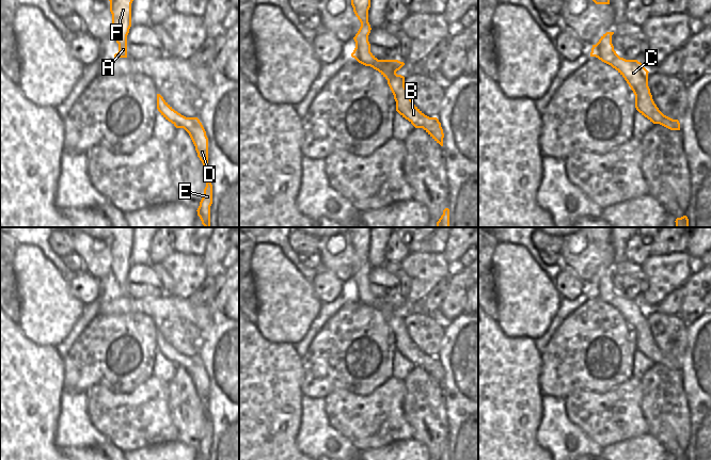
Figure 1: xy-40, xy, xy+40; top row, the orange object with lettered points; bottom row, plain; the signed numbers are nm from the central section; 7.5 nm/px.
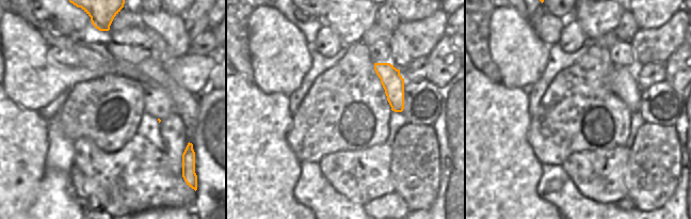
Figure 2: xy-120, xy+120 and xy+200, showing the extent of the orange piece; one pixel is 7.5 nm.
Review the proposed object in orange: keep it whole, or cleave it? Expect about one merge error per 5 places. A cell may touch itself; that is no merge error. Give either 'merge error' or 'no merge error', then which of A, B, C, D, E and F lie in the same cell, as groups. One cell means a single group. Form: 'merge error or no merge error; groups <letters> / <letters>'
merge error; groups A F / B C D E

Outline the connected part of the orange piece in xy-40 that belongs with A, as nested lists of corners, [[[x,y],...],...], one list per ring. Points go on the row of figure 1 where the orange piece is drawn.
[[[109,0],[112,14],[112,36],[118,44],[114,58],[127,58],[127,35],[131,27],[131,3],[133,0]]]

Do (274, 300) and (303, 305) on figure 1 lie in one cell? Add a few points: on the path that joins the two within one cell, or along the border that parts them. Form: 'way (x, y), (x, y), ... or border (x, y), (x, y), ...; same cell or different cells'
way (282, 300), (289, 305), (296, 305); same cell

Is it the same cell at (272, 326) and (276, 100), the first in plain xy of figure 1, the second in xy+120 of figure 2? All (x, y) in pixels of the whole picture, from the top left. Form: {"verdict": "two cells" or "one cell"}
{"verdict": "two cells"}

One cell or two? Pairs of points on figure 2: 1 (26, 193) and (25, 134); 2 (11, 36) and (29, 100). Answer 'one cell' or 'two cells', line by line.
1: one cell
2: one cell

